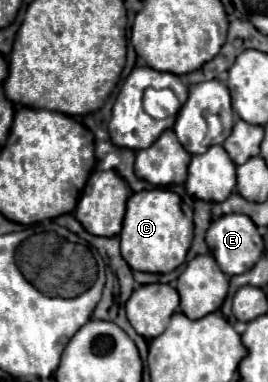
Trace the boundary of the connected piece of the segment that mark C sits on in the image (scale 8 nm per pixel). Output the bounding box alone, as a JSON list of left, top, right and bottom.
[120,189,193,273]

